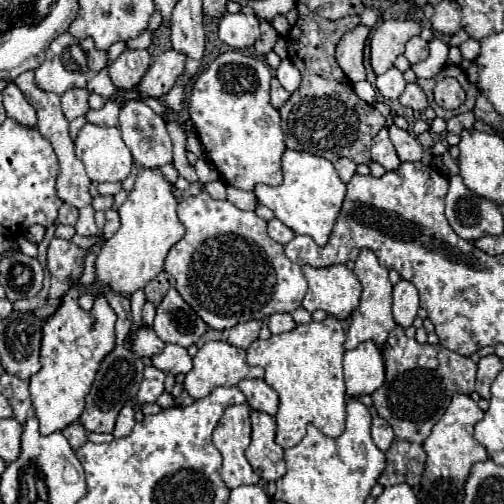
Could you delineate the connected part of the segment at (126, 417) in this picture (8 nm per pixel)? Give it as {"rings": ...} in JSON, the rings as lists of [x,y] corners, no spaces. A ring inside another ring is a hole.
{"rings":[[[124,405],[118,415],[116,427],[114,427],[114,437],[128,437],[134,427],[134,409],[132,405]]]}

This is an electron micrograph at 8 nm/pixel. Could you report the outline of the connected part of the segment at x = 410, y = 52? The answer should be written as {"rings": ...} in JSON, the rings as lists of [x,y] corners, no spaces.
{"rings":[[[412,37],[408,43],[406,43],[406,51],[404,51],[404,57],[410,61],[410,63],[420,63],[428,57],[428,41],[424,41],[422,37]]]}

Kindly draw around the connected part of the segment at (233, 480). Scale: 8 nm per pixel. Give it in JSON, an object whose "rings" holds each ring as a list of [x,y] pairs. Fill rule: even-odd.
{"rings":[[[246,403],[232,405],[224,411],[214,429],[212,441],[222,453],[222,479],[228,489],[256,485],[260,481],[260,475],[244,457],[244,451],[250,445],[250,407]]]}

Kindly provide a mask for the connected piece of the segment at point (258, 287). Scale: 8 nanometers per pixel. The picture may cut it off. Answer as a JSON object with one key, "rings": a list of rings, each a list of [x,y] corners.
{"rings":[[[206,191],[196,197],[184,197],[178,203],[178,219],[186,227],[186,235],[170,249],[164,271],[176,279],[176,291],[200,315],[210,329],[230,329],[252,319],[268,319],[272,313],[290,313],[300,307],[306,293],[306,279],[300,265],[292,263],[280,243],[268,237],[266,221],[254,211],[240,211],[228,201],[216,201]]]}

